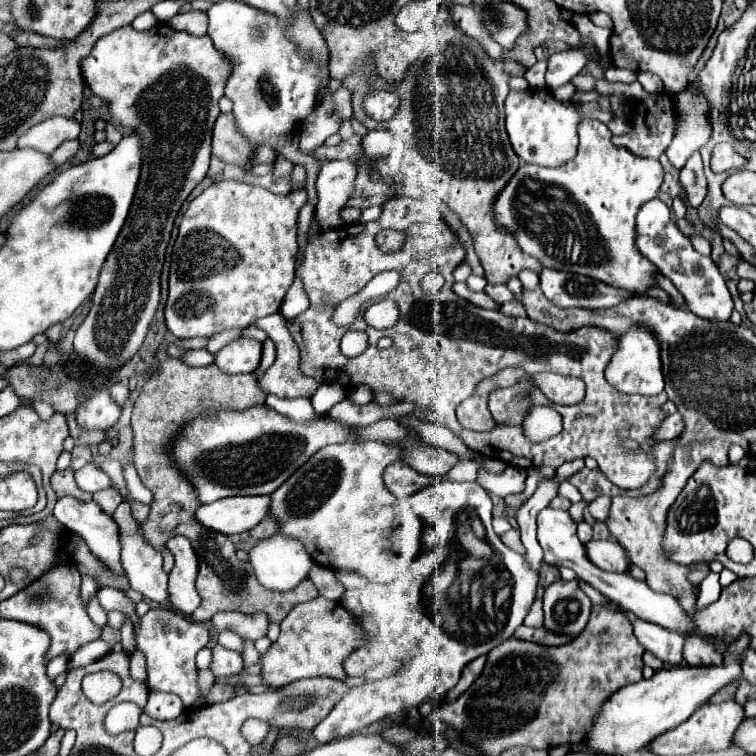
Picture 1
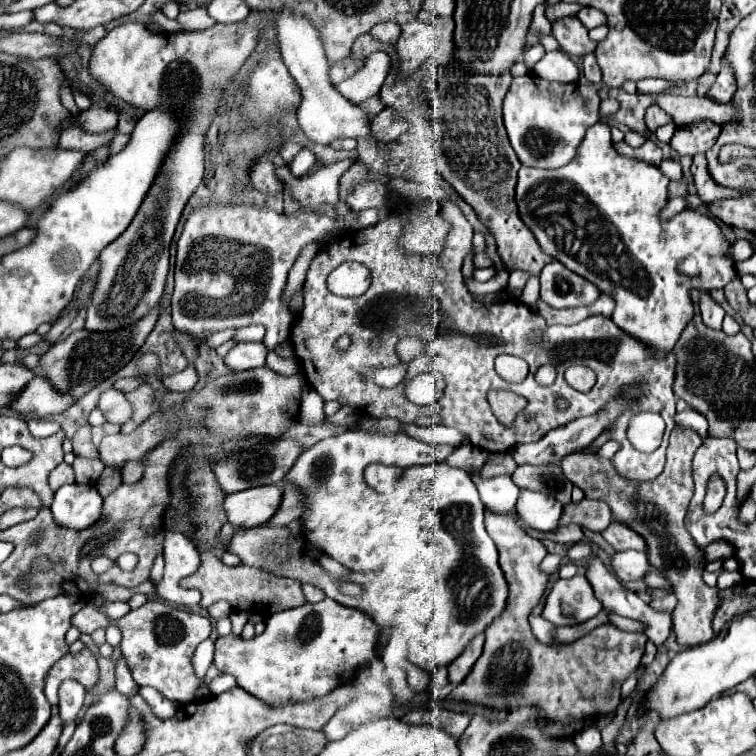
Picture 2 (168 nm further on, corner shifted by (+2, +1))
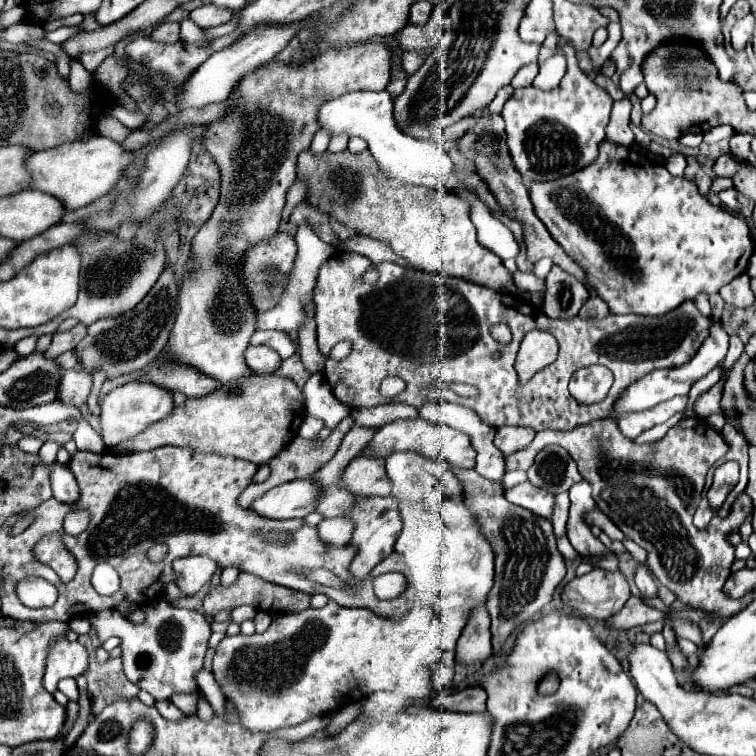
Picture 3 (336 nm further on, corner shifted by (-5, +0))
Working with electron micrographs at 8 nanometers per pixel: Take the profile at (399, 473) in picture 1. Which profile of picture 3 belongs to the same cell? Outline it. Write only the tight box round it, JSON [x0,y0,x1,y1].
[339,455,391,497]

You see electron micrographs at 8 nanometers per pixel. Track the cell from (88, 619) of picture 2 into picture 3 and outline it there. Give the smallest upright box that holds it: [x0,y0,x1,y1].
[89,599,211,701]

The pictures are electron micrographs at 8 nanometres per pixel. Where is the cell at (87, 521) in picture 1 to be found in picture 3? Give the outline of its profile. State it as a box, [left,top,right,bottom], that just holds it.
[51,461,79,503]

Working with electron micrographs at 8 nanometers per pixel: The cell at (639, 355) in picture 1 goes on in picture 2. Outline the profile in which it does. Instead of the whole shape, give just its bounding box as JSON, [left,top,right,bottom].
[516,122,738,358]

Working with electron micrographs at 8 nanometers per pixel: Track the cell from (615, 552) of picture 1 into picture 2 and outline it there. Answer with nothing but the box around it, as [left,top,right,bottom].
[610,550,648,582]

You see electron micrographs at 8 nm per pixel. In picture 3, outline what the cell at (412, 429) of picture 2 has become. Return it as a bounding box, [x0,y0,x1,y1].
[351,403,417,429]

